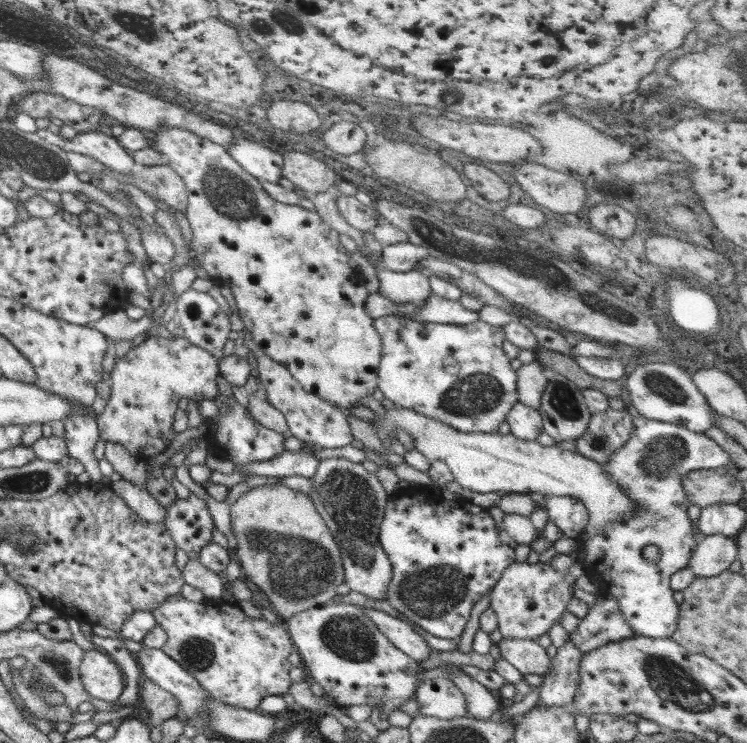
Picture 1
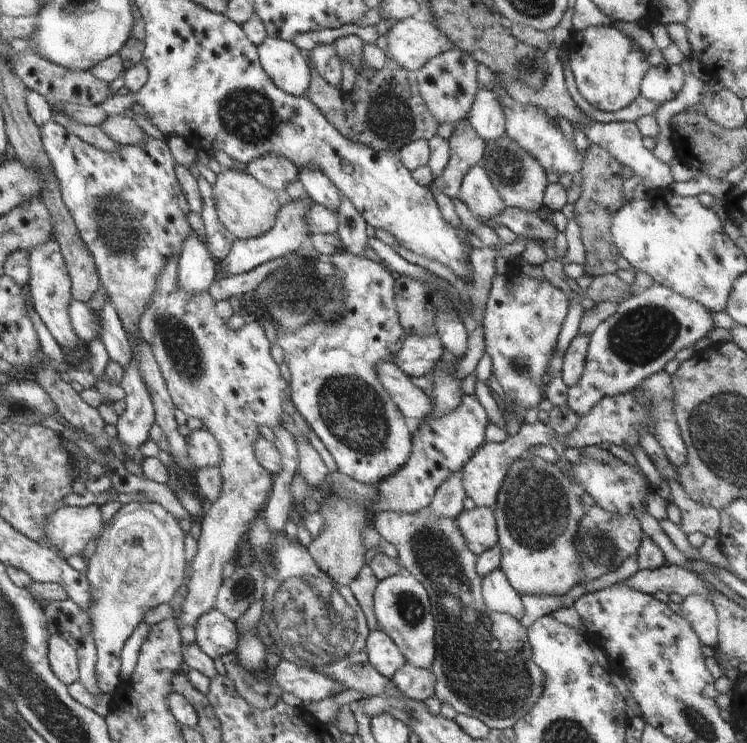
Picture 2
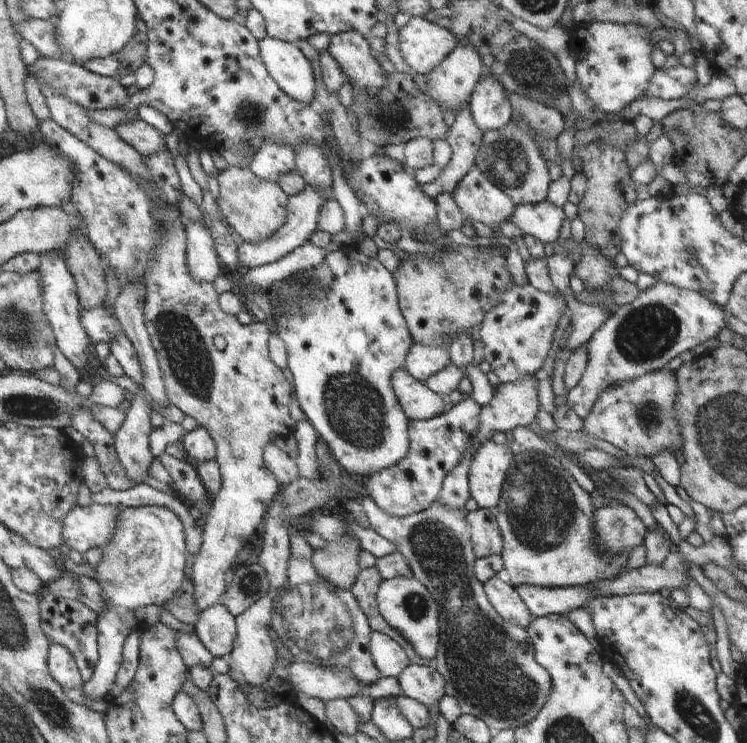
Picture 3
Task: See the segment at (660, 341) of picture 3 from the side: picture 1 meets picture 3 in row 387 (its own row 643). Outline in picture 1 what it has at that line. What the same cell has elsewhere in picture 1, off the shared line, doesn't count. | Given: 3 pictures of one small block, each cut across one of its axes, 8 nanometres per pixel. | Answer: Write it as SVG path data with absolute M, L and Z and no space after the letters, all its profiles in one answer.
M598 594L596 603L588 609L586 617L581 619L576 632L569 638L584 654L605 643L620 642L637 635L620 612L616 597Z

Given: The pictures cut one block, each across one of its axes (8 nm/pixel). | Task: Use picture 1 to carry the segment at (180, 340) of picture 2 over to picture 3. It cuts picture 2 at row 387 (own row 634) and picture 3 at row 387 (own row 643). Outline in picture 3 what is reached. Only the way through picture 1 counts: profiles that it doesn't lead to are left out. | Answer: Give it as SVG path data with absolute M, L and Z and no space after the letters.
M164 206L166 212L160 212L160 218L164 222L164 236L156 242L156 248L154 248L154 254L150 258L150 266L148 266L148 274L145 278L145 303L144 303L144 326L150 334L150 340L152 346L157 354L158 364L160 372L162 373L162 380L164 380L164 390L166 390L166 396L171 404L174 404L176 408L180 408L184 412L185 416L192 417L199 426L202 426L206 432L212 437L212 440L216 445L216 458L219 471L221 474L221 487L218 494L214 497L212 502L212 508L208 510L208 516L206 516L206 522L202 529L202 546L200 552L194 555L194 564L192 564L192 574L188 576L192 580L192 586L194 586L194 602L196 602L196 608L198 610L206 610L210 606L218 604L222 600L223 592L225 591L224 574L236 565L238 552L250 542L252 536L257 535L257 530L262 526L262 519L266 516L268 508L276 502L276 497L281 492L282 486L268 467L264 464L264 446L268 444L274 444L273 439L286 438L288 432L293 432L293 428L298 424L290 416L290 410L288 410L288 404L292 402L293 388L290 383L282 374L282 369L278 368L272 359L270 358L270 351L268 342L271 337L269 328L266 328L264 321L254 320L254 324L245 326L238 322L236 317L230 316L220 308L220 302L218 302L218 292L214 287L213 282L196 282L196 278L192 278L188 266L186 266L186 232L184 230L183 221L181 219L181 212L168 212L168 206Z

